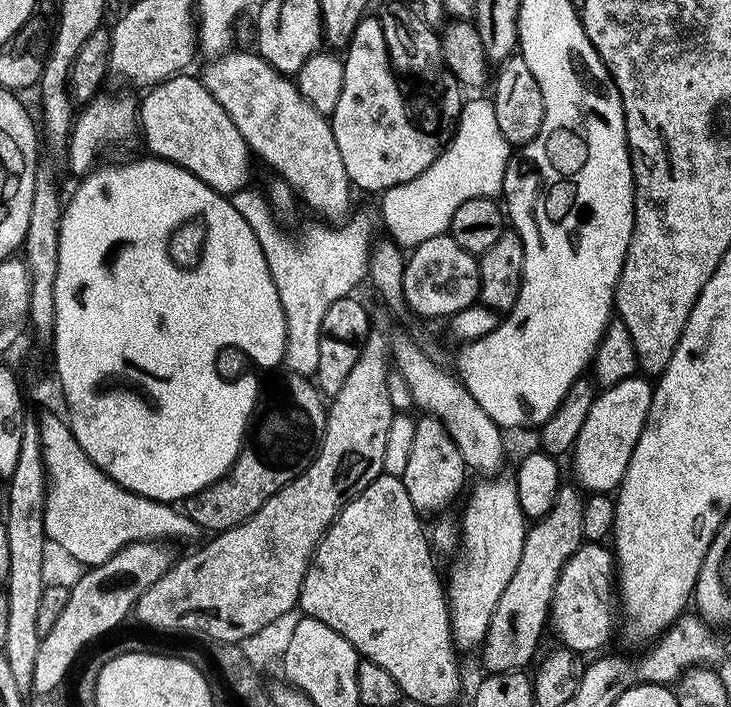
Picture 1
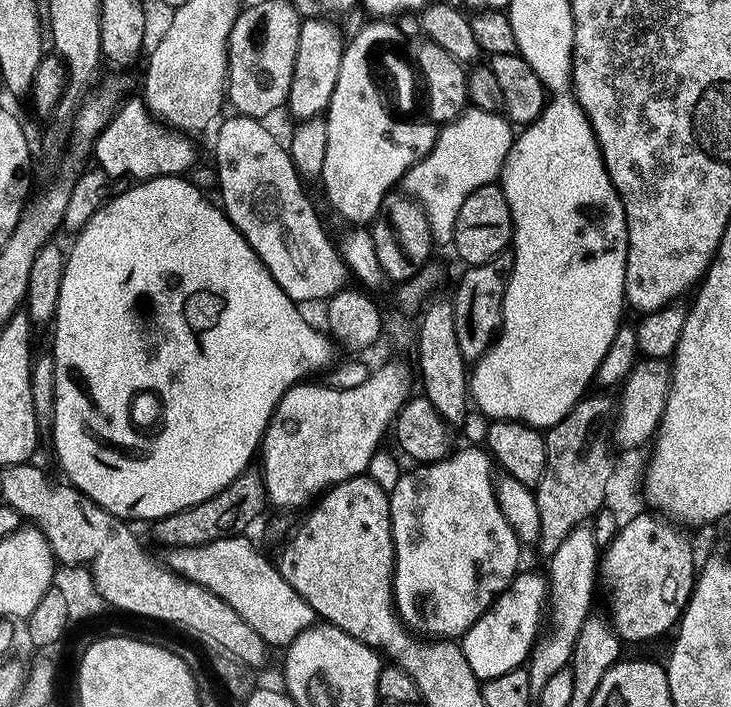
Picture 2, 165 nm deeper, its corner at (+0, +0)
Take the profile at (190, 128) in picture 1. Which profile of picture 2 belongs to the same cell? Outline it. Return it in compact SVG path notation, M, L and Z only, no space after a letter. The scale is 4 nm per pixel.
M139 99L129 104L121 103L115 116L109 121L93 146L95 163L108 176L119 180L122 176L130 176L133 181L143 182L162 176L179 176L187 173L187 168L196 160L196 152L192 149L187 135L168 129L163 123L156 121Z

